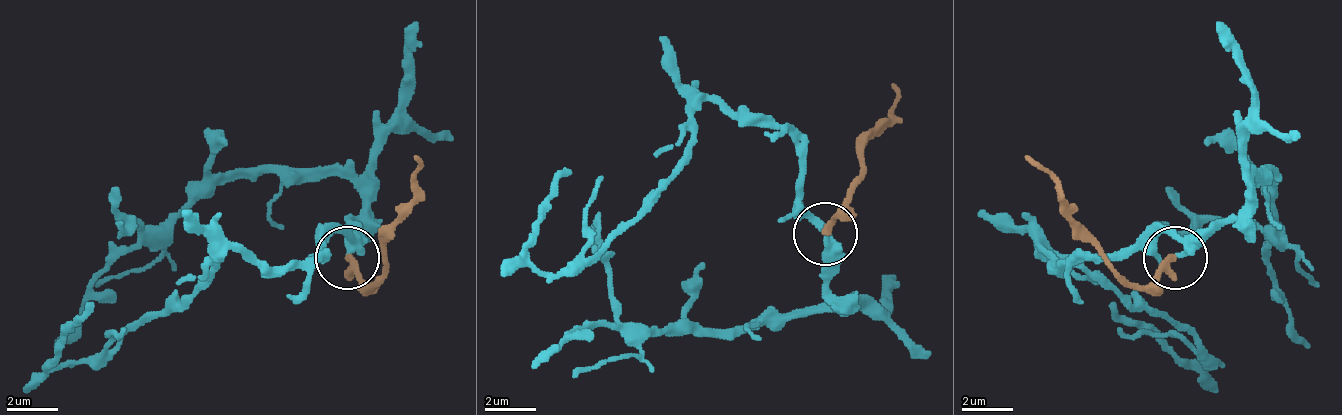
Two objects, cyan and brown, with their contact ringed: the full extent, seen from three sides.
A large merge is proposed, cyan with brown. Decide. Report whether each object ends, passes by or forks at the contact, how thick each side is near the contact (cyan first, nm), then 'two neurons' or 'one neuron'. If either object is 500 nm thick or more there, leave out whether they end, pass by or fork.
cyan passes by; brown ends; calibres 260 and 300 nm; one neuron

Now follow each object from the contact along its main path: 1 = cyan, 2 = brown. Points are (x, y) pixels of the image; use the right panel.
1: (1177, 259), (1183, 246), (1170, 234), (1068, 265), (1043, 253), (1100, 272), (1215, 361), (1177, 361), (1107, 304)
2: (1177, 259), (1132, 284), (1094, 240), (1062, 189), (1024, 157)

